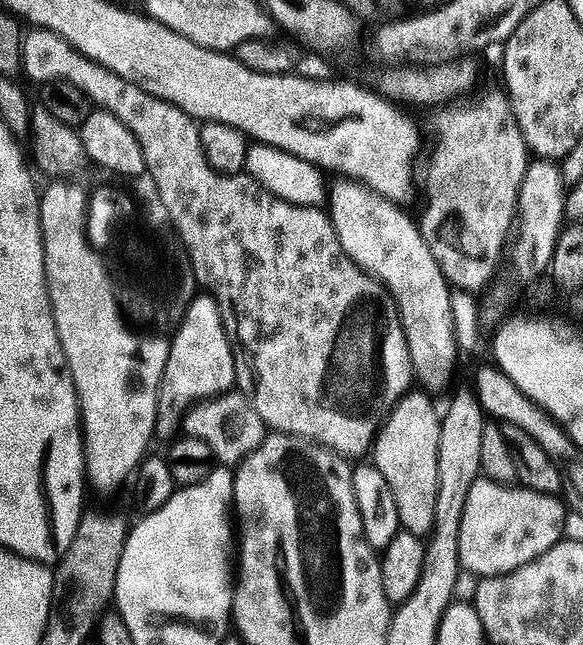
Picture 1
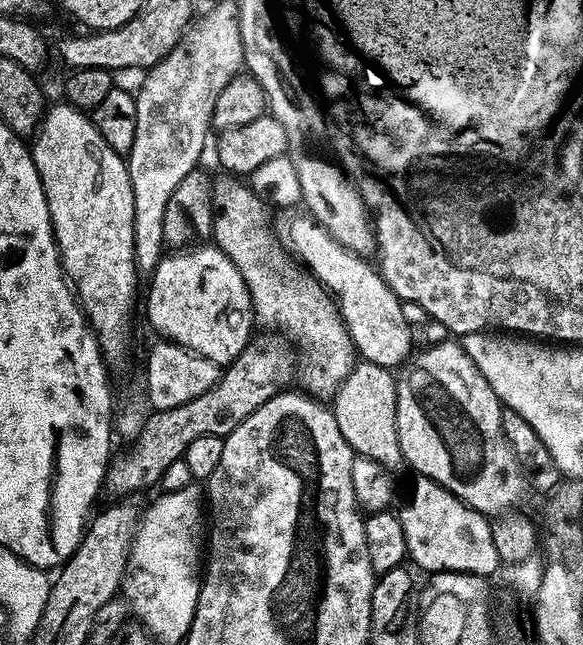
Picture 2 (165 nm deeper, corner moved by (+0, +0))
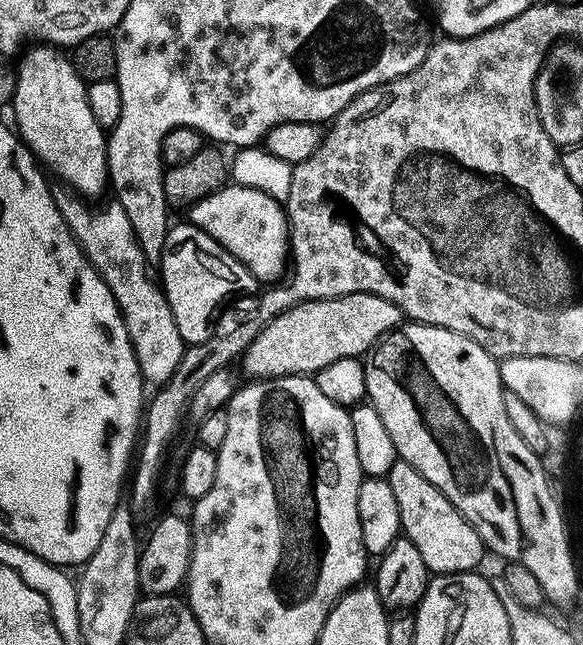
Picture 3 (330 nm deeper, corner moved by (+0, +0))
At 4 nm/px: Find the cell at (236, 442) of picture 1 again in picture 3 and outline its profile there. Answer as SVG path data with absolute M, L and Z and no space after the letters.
M60 186L54 192L56 205L62 214L62 218L68 223L68 229L75 236L84 256L96 268L96 273L106 281L111 294L114 295L116 304L119 306L124 321L127 324L128 334L132 337L132 345L139 362L140 374L147 385L154 388L162 388L172 380L181 360L187 352L188 346L184 343L177 322L174 320L173 311L170 310L169 302L164 296L163 289L157 281L150 276L151 267L145 252L138 245L137 235L134 234L134 226L126 215L120 203L115 200L109 201L105 208L91 208L89 201L72 191L67 186Z

